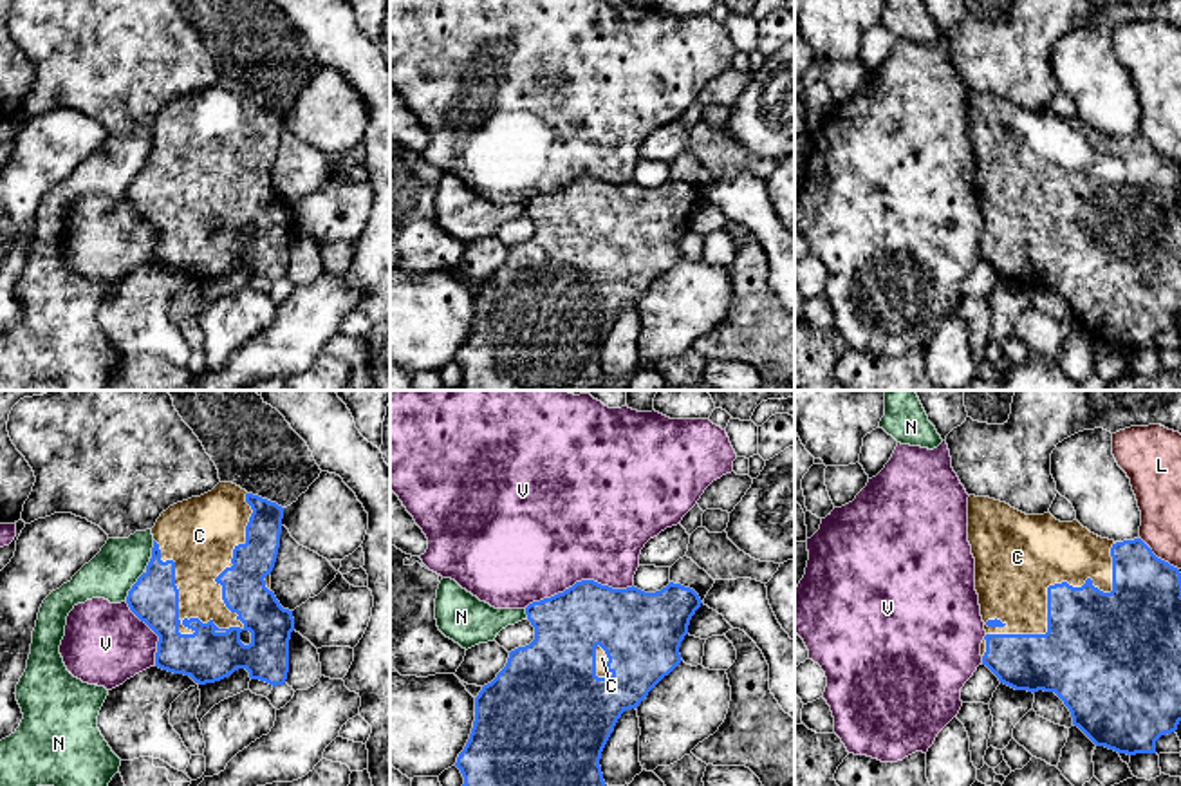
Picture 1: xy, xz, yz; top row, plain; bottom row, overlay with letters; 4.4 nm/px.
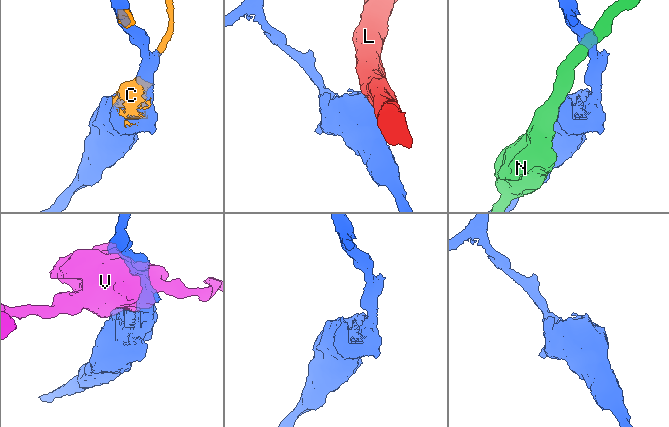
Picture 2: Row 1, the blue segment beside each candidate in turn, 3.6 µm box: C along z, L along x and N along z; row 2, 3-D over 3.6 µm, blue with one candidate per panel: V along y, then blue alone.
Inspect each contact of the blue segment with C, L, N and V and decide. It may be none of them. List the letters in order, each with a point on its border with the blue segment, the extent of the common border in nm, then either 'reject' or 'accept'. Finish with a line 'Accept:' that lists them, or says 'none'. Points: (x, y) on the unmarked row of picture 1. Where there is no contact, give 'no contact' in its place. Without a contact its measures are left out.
C: meets blue in xy at (223, 190); contact 700 nm long; accept
L: meets blue in yz at (1156, 152); contact 220 nm long; reject
N: meets blue in xy at (132, 181); contact 150 nm long; reject
V: meets blue in xz at (578, 177); contact 500 nm long; reject
Accept: C

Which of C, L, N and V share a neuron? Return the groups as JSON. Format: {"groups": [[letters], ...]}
{"groups": [["C"], ["L"], ["N"], ["V"]]}

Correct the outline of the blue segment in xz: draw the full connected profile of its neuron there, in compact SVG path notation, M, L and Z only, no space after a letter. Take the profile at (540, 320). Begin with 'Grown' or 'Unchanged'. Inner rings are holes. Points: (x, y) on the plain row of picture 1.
Grown. M594 175L576 177L551 193L525 202L535 235L509 248L506 262L475 293L475 316L455 361L464 372L460 390L600 390L605 376L601 347L621 309L637 300L683 255L681 237L701 202L699 190L670 177L656 188L612 184Z

